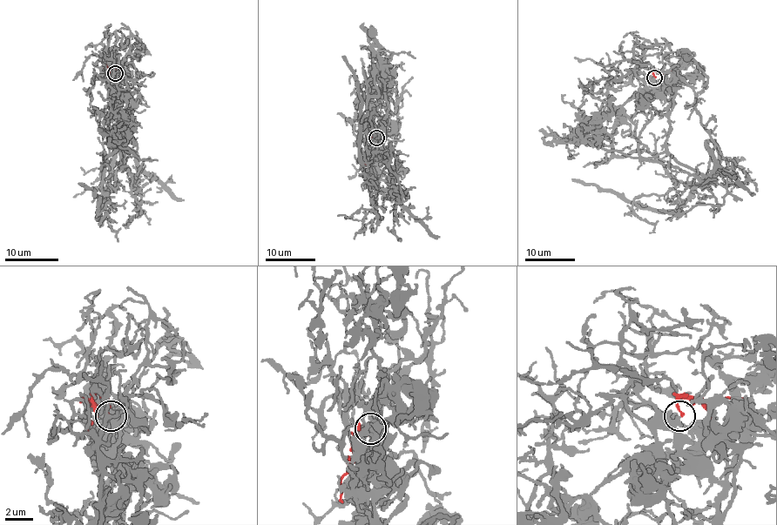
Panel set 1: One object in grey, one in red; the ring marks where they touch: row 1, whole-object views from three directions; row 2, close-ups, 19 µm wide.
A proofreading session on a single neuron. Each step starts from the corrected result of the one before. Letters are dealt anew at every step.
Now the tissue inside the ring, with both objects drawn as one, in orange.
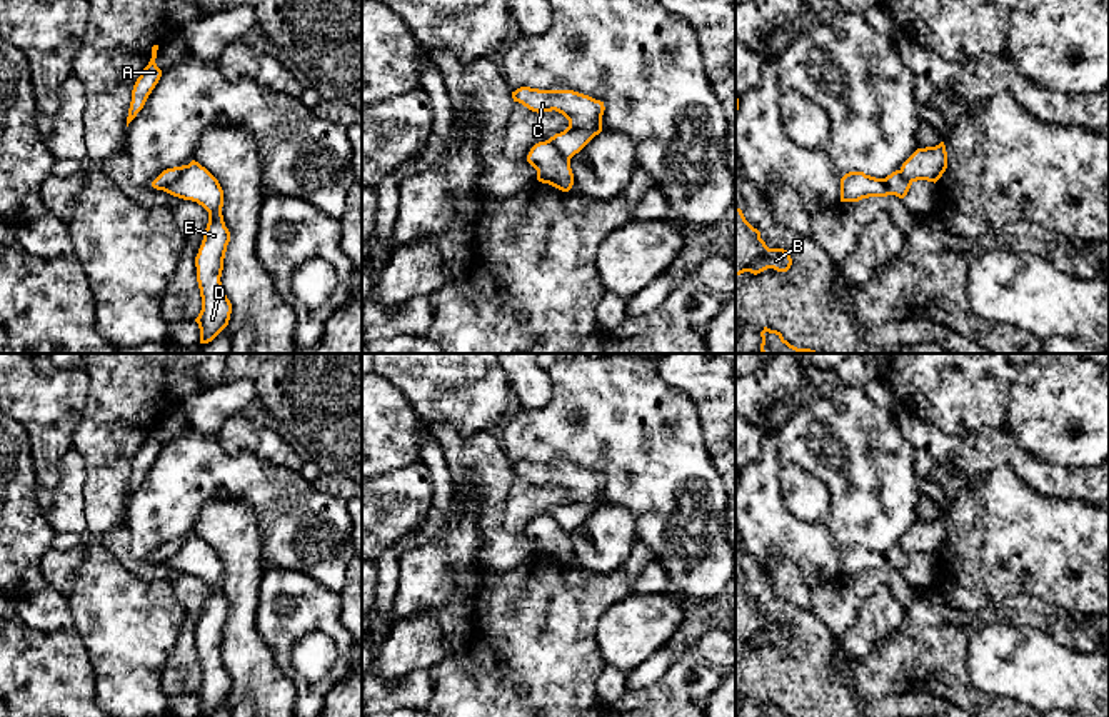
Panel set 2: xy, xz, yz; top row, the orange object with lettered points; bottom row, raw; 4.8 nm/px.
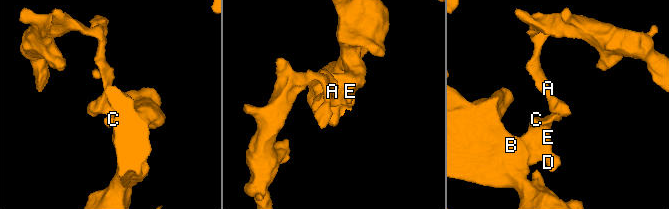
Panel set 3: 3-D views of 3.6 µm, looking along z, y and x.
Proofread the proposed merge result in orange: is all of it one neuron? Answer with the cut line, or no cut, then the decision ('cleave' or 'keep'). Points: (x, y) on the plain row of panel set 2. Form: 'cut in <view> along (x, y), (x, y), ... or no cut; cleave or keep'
cut in xy along (185, 539), (172, 556), (160, 562); cleave

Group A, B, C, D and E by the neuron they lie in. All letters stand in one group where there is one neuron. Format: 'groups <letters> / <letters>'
groups A / B C D E

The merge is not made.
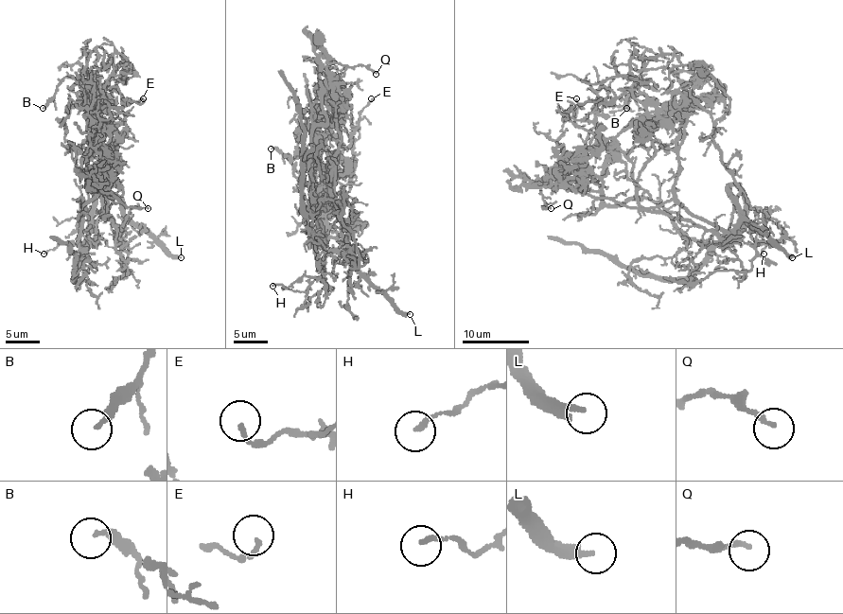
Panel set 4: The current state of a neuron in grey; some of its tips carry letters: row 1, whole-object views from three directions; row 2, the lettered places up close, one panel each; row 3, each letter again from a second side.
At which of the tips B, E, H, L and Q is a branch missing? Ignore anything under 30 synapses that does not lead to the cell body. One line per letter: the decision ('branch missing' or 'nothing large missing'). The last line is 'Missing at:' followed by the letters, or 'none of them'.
B: nothing large missing
E: nothing large missing
H: nothing large missing
L: branch missing
Q: nothing large missing
Missing at: L

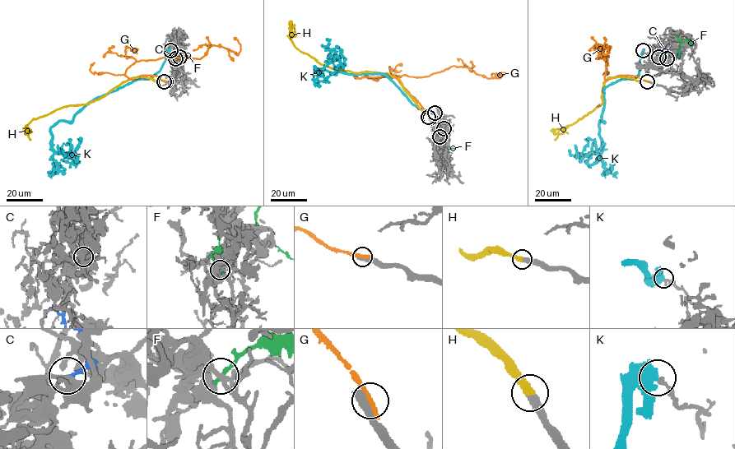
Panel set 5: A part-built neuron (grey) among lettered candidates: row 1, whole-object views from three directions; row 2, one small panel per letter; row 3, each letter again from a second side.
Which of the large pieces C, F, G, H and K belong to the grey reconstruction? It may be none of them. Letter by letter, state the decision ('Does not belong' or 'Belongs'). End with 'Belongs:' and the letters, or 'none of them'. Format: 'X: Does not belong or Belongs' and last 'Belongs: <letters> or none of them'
C: Does not belong
F: Does not belong
G: Does not belong
H: Belongs
K: Does not belong
Belongs: H

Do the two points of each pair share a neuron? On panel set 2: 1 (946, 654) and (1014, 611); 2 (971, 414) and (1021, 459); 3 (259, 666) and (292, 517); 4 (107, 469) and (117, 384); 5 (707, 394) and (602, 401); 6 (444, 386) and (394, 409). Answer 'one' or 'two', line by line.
1: one
2: two
3: two
4: one
5: two
6: two

